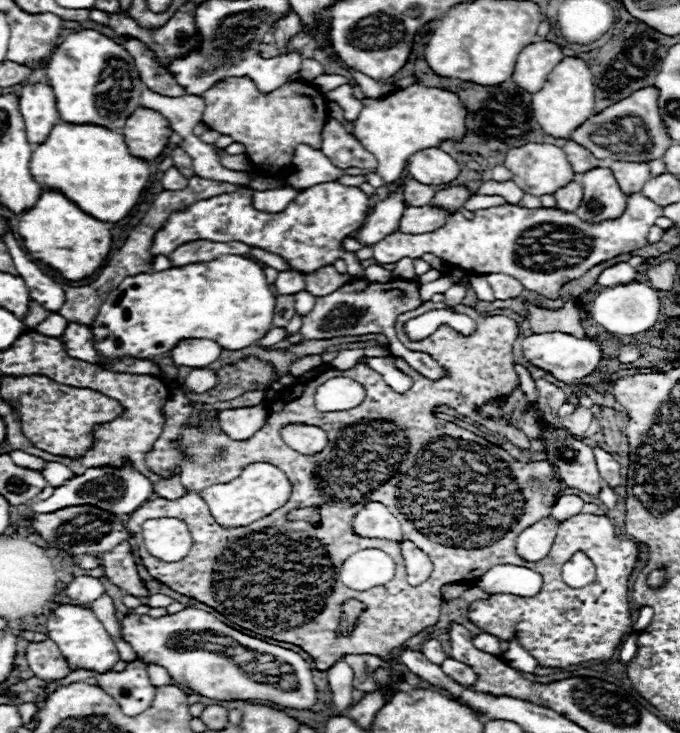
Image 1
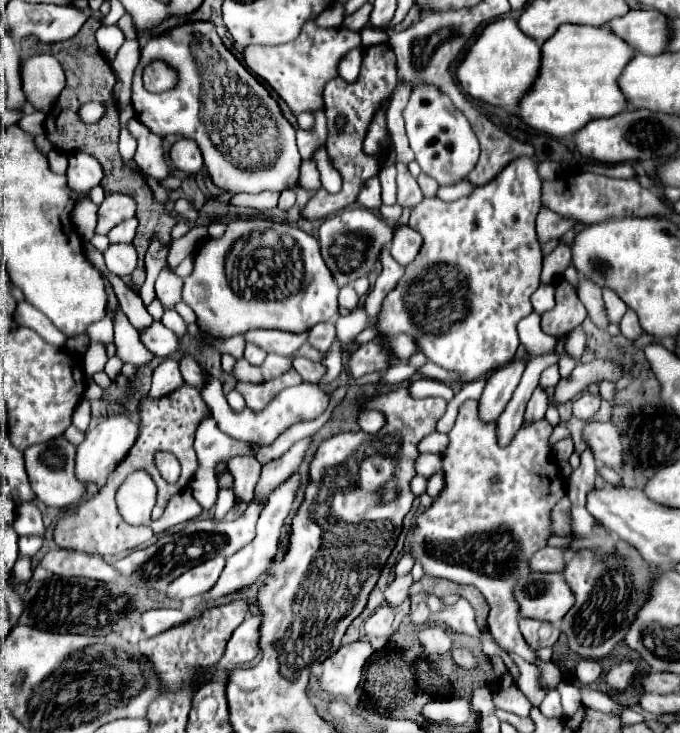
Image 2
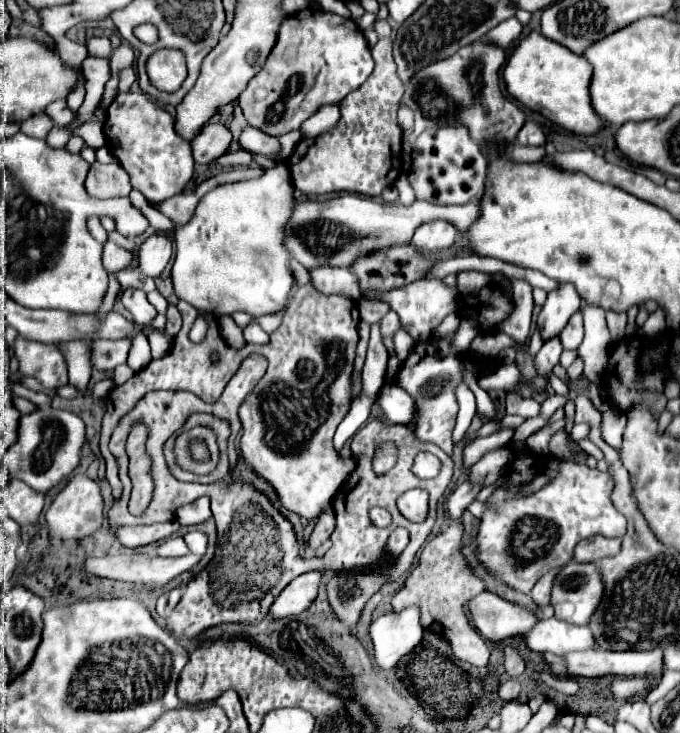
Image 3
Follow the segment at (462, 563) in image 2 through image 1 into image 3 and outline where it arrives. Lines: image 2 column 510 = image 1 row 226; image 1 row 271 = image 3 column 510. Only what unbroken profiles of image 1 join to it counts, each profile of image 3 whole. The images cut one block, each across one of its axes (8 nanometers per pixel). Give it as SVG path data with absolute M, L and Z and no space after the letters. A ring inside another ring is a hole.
M514 460L514 468L486 502L474 554L484 570L498 582L528 594L546 572L562 568L572 560L572 550L580 540L596 534L622 538L626 534L626 518L612 504L614 480L608 472L592 470L576 462L546 460L542 468L552 472L554 478L538 492L524 496L520 488L534 480L536 470L532 464L524 464L524 470L518 470L518 462L520 460Z

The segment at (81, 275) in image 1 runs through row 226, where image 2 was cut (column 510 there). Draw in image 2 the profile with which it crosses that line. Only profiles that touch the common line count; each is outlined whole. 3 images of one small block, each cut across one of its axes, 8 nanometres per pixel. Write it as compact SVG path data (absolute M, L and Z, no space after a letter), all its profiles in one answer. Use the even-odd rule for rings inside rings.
M500 18L492 24L488 24L484 28L484 32L480 34L478 42L470 48L468 56L464 58L464 62L458 68L458 82L460 82L462 90L476 100L516 110L520 104L520 98L524 98L528 88L532 88L532 82L536 82L538 72L540 72L540 46L538 46L538 42L534 38L528 38L518 28L518 22L514 18Z

